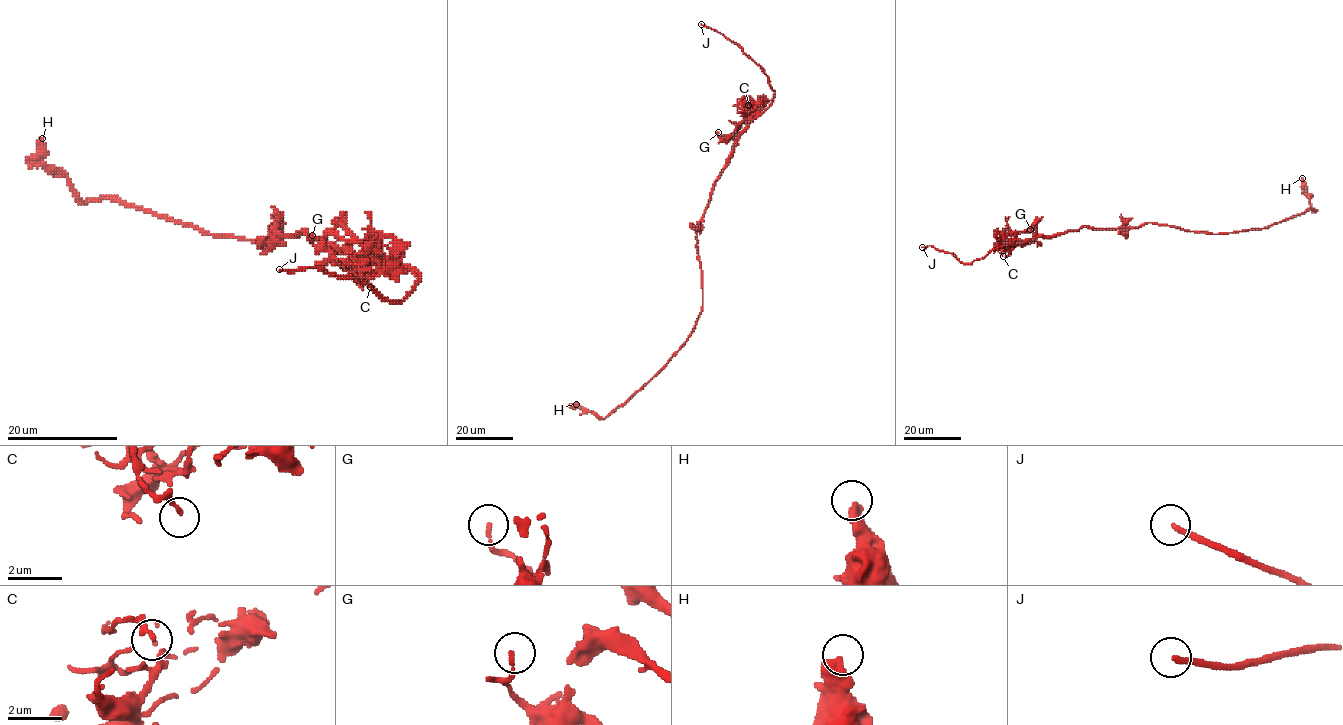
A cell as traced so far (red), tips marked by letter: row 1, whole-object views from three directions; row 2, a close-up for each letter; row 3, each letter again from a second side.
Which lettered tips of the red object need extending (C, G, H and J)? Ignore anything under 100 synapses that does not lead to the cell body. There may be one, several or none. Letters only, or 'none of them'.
J

